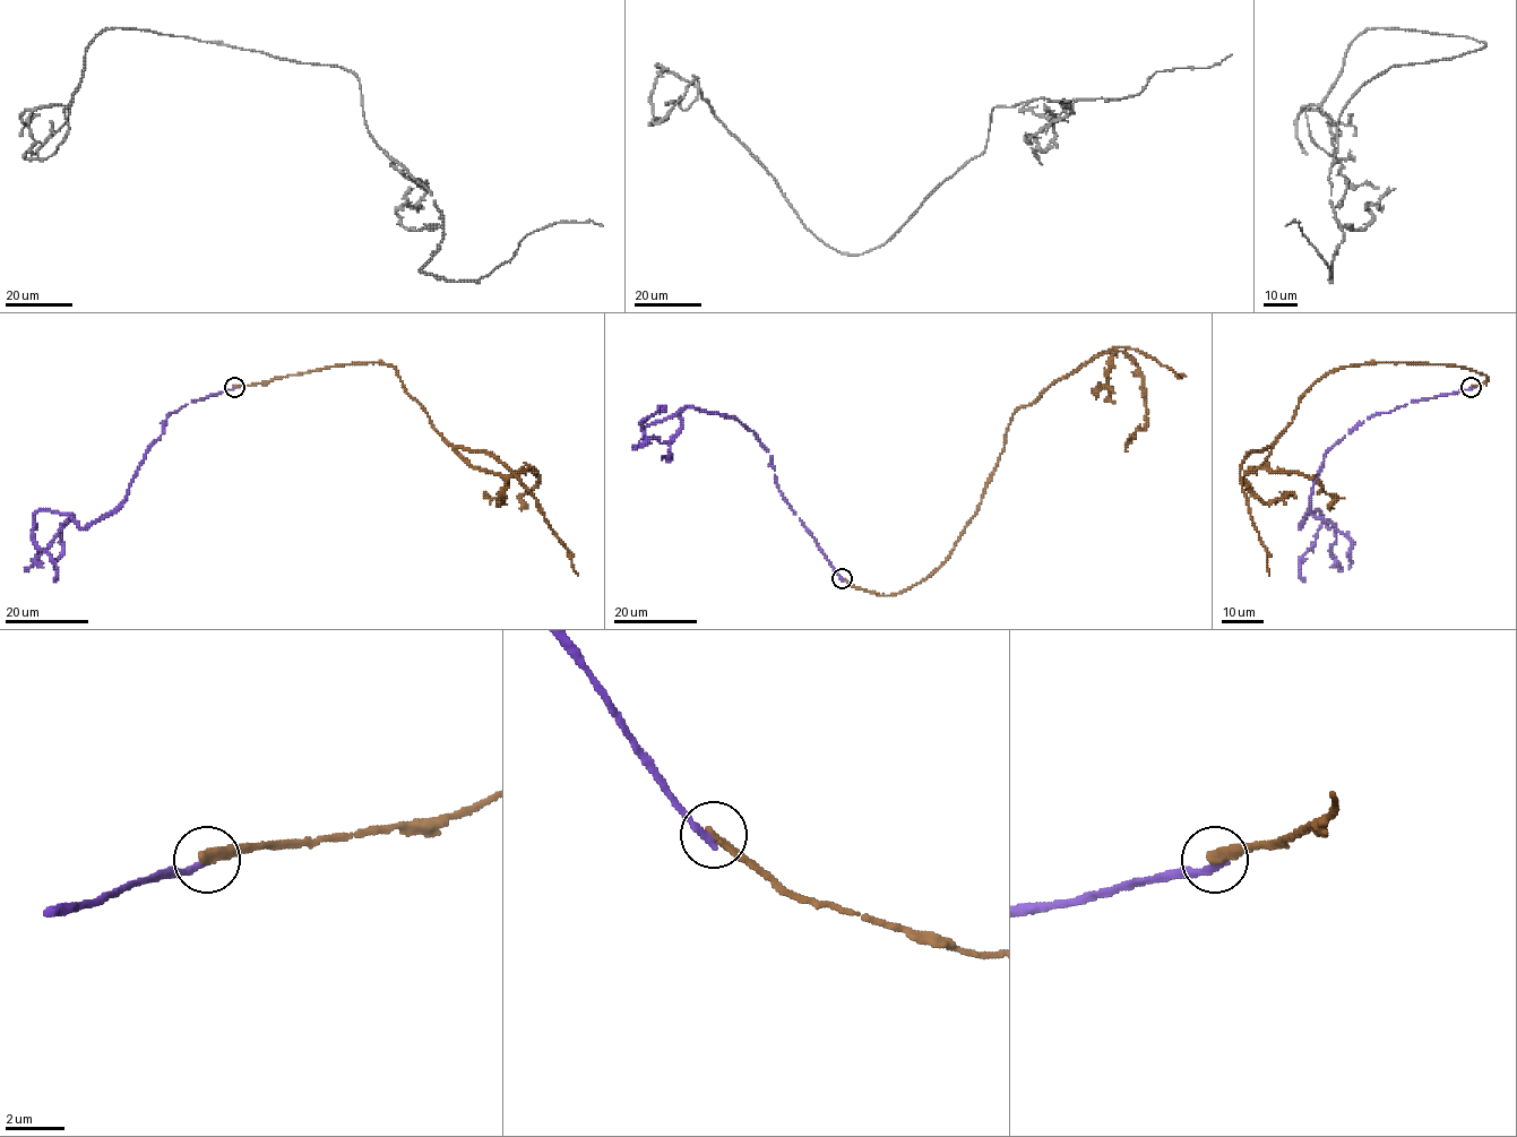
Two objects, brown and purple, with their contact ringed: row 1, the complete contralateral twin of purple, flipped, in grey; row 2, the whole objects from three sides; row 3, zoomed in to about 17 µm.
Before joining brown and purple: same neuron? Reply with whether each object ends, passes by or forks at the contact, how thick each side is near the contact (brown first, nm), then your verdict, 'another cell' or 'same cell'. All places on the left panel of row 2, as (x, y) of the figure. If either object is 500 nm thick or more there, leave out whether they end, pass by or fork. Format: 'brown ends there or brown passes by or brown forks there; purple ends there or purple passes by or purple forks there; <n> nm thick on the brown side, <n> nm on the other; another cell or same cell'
brown ends there; purple ends there; 320 nm thick on the brown side, 240 nm on the other; another cell

